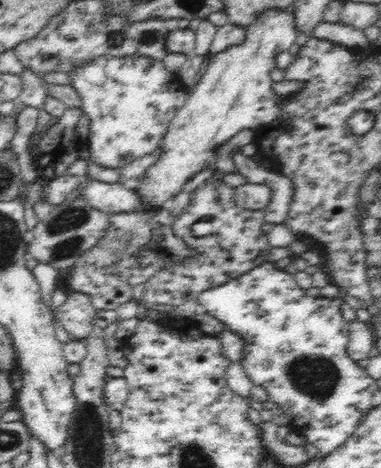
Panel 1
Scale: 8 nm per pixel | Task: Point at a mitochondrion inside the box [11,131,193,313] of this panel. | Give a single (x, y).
(65, 229)

